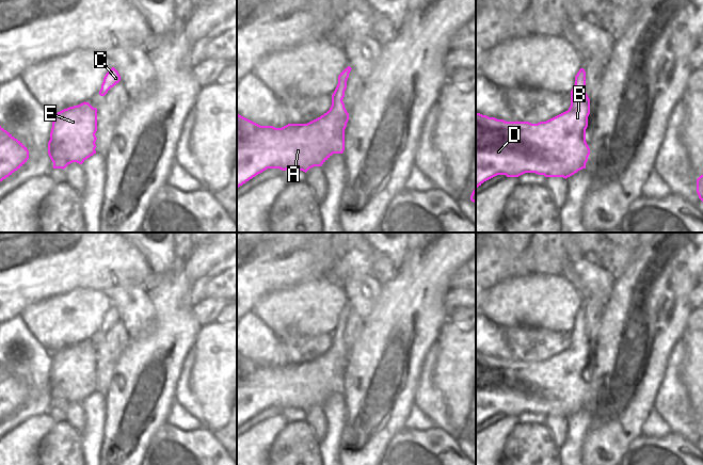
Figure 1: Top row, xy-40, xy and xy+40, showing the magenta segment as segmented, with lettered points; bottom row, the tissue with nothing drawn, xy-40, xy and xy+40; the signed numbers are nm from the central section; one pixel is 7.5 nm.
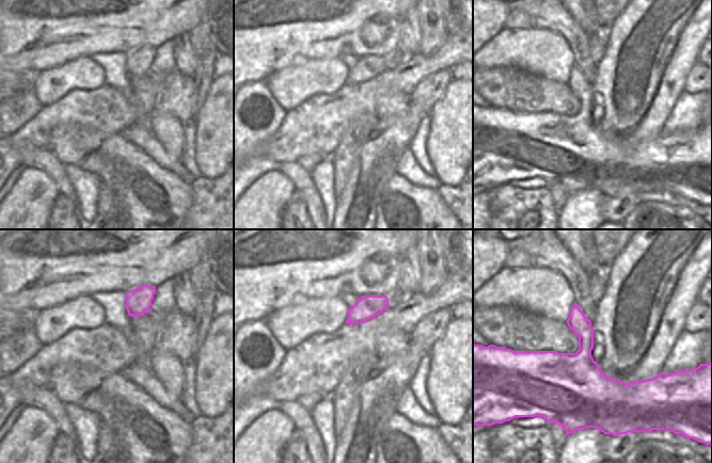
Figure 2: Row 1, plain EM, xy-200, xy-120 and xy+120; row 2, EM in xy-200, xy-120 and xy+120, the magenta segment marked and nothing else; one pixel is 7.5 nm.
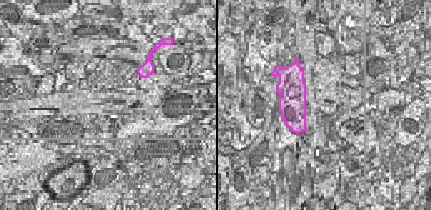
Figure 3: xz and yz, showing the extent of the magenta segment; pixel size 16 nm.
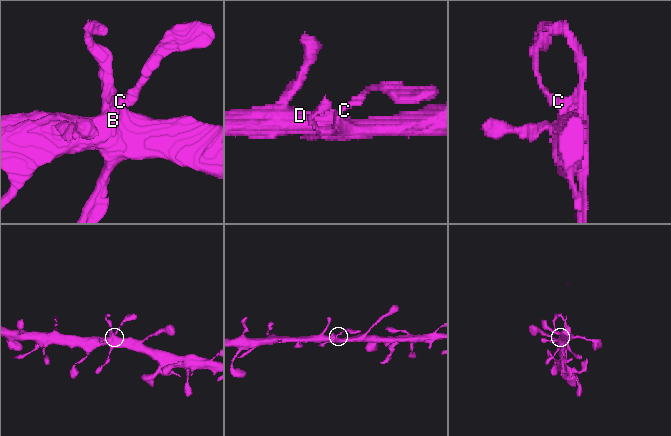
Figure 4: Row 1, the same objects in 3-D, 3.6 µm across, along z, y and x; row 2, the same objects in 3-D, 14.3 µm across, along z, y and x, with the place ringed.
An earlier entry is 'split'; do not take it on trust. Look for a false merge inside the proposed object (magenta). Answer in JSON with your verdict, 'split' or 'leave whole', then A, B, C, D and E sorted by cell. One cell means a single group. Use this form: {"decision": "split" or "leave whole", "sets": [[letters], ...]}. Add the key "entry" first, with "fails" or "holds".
{"entry": "fails", "decision": "leave whole", "sets": [["A", "B", "C", "D", "E"]]}

